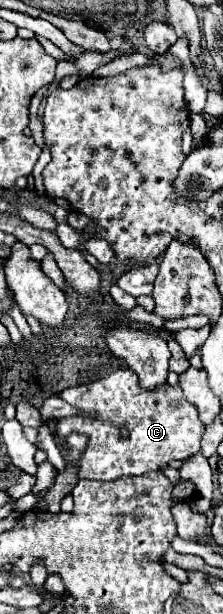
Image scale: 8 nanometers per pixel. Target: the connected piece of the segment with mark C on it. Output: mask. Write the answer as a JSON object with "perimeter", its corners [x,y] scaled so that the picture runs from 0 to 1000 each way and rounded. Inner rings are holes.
{"perimeter":[[[543,599],[426,622],[291,632],[256,645],[363,671],[354,678],[256,681],[238,691],[291,752],[309,752],[318,736],[300,710],[318,704],[390,710],[390,726],[345,752],[354,779],[516,782],[534,775],[632,775],[641,769],[749,759],[767,749],[821,749],[892,736],[919,697],[883,681],[874,661],[839,658],[803,632],[758,625],[713,632],[713,638],[623,632],[623,619],[578,599]],[[552,700],[570,700],[570,710],[552,710]]]}

